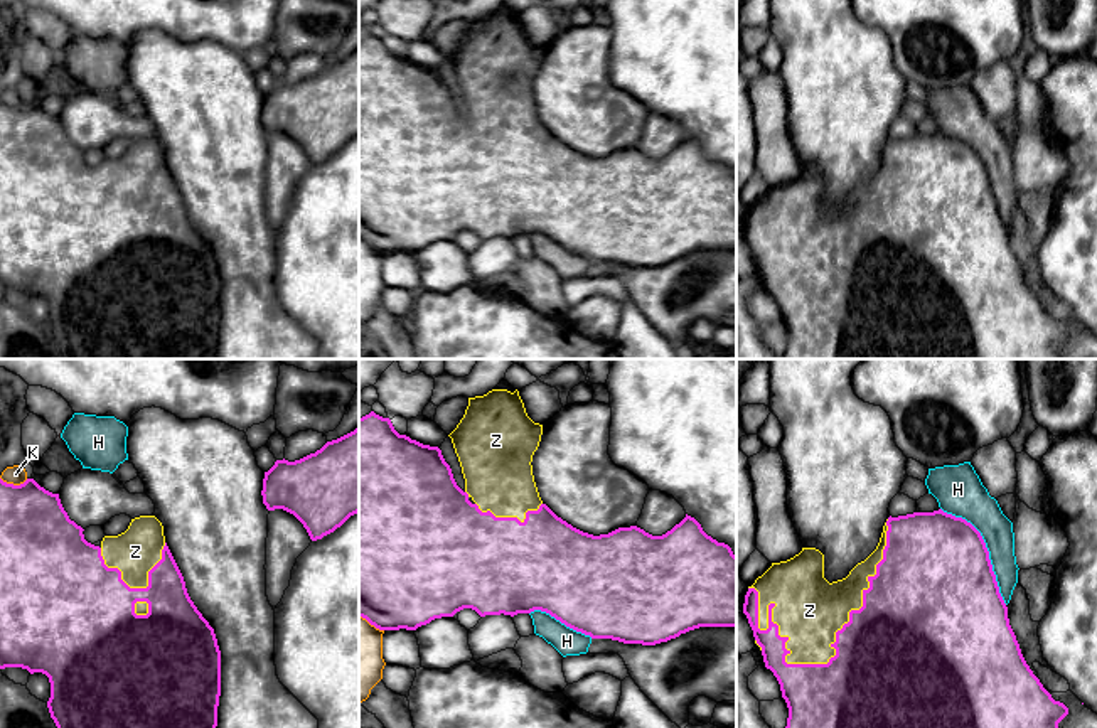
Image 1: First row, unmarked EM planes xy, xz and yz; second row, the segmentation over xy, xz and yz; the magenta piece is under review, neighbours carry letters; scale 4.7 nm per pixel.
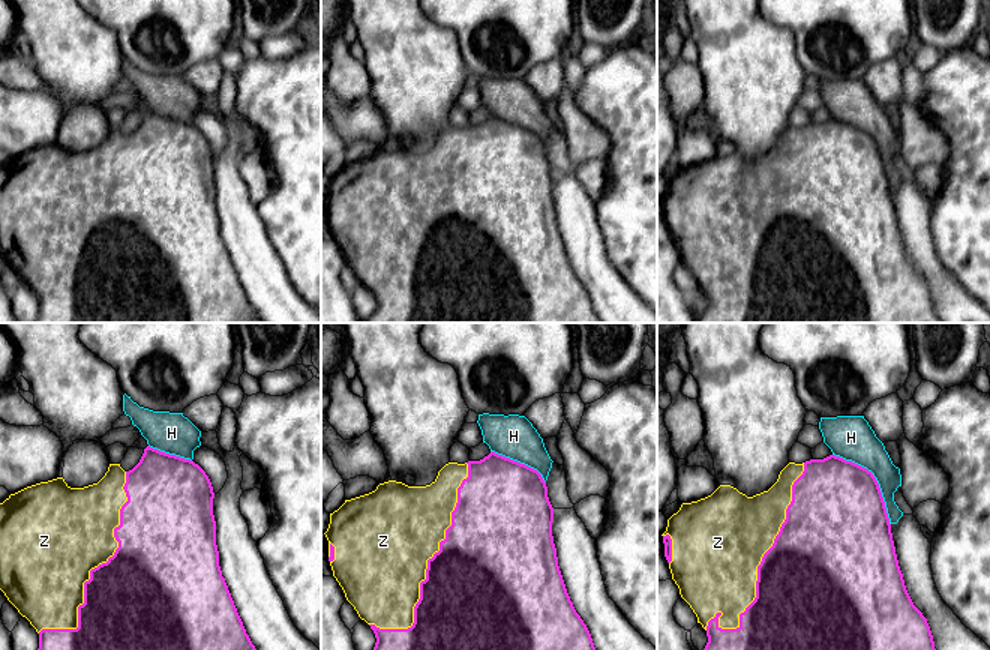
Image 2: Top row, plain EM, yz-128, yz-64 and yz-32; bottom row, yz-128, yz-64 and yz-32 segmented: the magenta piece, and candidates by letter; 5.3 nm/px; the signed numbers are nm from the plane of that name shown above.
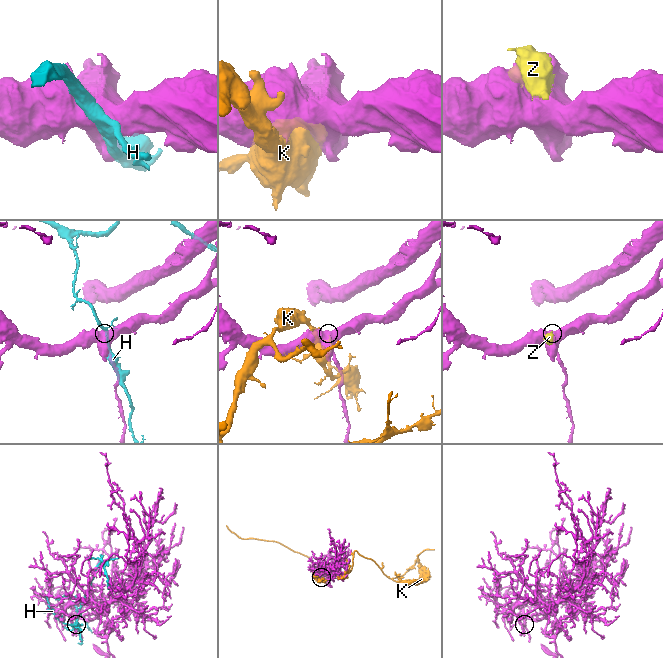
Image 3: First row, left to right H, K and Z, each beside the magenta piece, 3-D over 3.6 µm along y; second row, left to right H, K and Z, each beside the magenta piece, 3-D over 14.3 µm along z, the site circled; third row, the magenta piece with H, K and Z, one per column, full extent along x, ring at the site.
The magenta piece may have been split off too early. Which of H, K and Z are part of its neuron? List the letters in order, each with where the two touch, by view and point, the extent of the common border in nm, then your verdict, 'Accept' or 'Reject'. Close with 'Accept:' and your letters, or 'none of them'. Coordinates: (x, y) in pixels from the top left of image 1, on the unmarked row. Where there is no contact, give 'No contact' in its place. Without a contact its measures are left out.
H: Touches magenta at yz (986, 172). Shared border 550 nm. Reject
K: Touches magenta at xy (12, 107). Shared border 140 nm. Reject
Z: Touches magenta at yz (855, 233). Shared border 850 nm. Accept
Accept: Z

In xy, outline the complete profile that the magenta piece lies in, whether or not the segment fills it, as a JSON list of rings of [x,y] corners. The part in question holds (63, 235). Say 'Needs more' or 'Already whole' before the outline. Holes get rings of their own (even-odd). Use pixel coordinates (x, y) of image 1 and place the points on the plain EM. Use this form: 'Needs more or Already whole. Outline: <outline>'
Needs more. Outline: [[[0,101],[0,292],[22,290],[49,300],[47,330],[61,359],[216,359],[221,273],[214,251],[187,216],[184,199],[165,165],[162,145],[155,138],[135,140],[125,155],[104,158],[99,169],[88,165],[83,153],[69,142],[59,116],[45,113],[34,101],[20,108]]]

